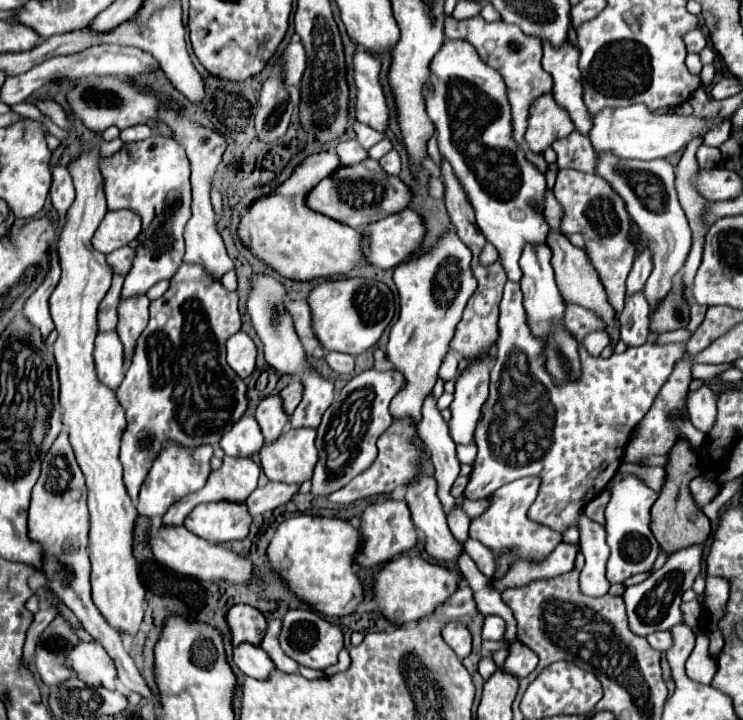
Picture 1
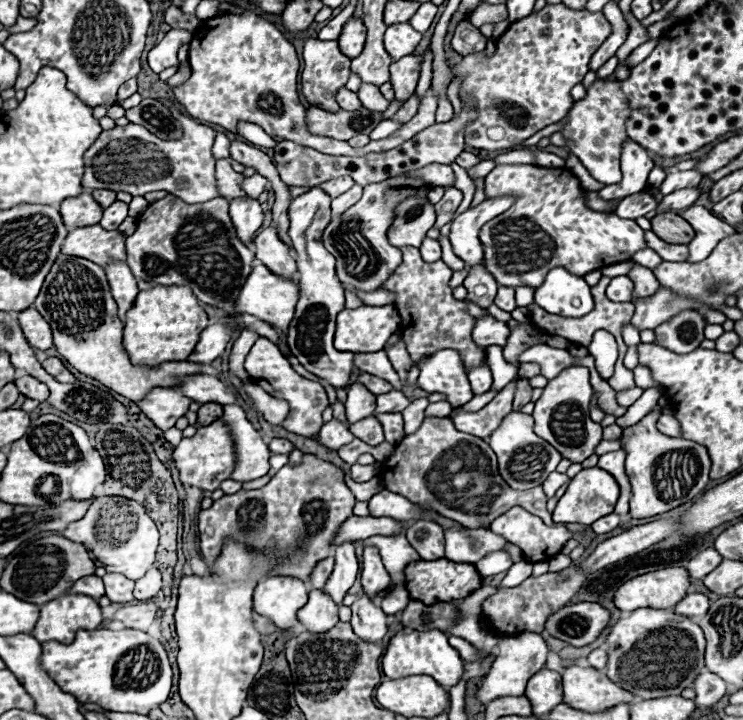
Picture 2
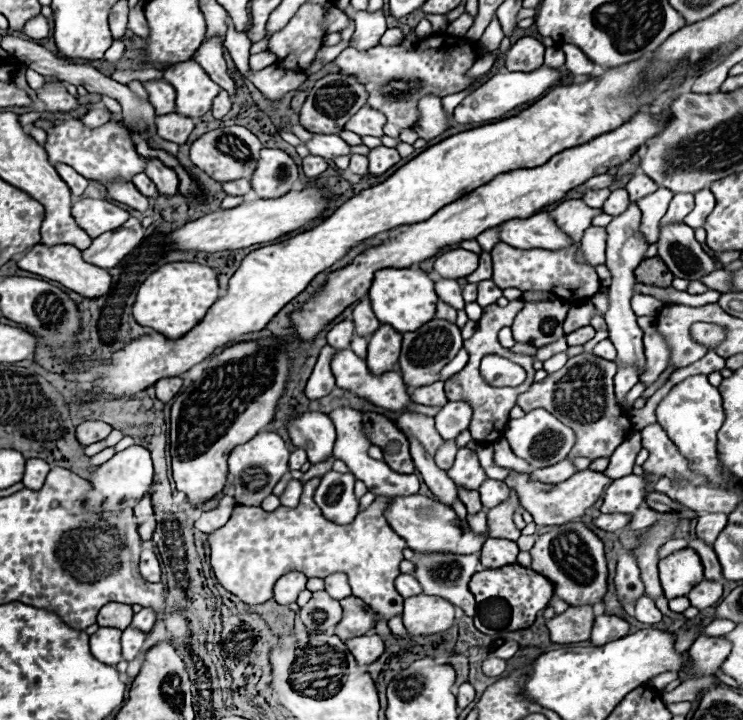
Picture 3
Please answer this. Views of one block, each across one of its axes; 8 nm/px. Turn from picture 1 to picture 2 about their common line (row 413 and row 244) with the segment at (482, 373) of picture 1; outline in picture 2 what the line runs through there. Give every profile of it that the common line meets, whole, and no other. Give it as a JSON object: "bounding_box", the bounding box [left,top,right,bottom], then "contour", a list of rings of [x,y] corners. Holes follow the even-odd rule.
{"bounding_box":[450,196,516,266],"contour":[[[498,196],[498,198],[486,198],[478,206],[470,206],[462,214],[458,214],[452,220],[450,230],[450,242],[452,250],[458,258],[466,262],[466,266],[480,264],[484,258],[482,244],[478,240],[480,228],[490,222],[490,218],[496,218],[498,214],[506,212],[516,202],[516,196]]]}

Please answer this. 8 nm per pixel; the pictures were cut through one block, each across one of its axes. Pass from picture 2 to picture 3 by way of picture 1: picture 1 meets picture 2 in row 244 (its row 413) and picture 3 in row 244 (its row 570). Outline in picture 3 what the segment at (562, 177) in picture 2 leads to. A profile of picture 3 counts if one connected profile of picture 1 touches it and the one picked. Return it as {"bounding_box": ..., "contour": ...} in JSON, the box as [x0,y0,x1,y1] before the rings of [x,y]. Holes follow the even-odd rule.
{"bounding_box":[582,226,606,264],"contour":[[[590,226],[582,238],[582,256],[588,264],[606,264],[606,230]]]}

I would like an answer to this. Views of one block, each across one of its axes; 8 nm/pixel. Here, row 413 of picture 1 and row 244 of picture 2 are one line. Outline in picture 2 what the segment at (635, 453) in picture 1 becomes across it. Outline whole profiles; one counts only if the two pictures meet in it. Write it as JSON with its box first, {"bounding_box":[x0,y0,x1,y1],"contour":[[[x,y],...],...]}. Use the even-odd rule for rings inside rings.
{"bounding_box":[646,230,688,262],"contour":[[[652,230],[646,232],[646,242],[648,248],[656,250],[662,260],[670,260],[670,262],[682,262],[688,256],[688,246],[686,244],[666,244],[664,240],[660,240]]]}

